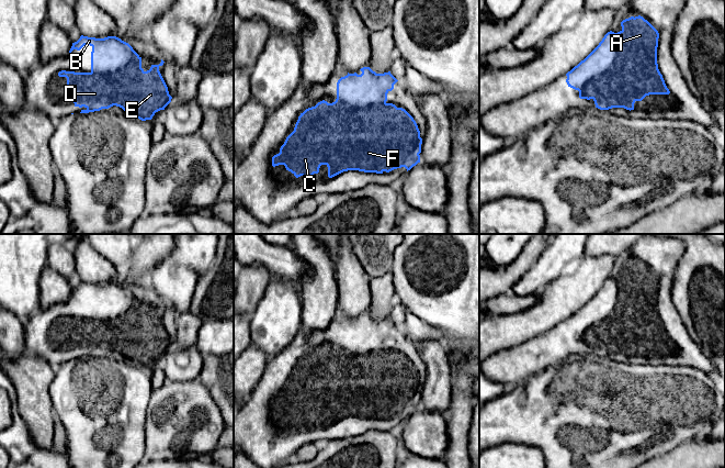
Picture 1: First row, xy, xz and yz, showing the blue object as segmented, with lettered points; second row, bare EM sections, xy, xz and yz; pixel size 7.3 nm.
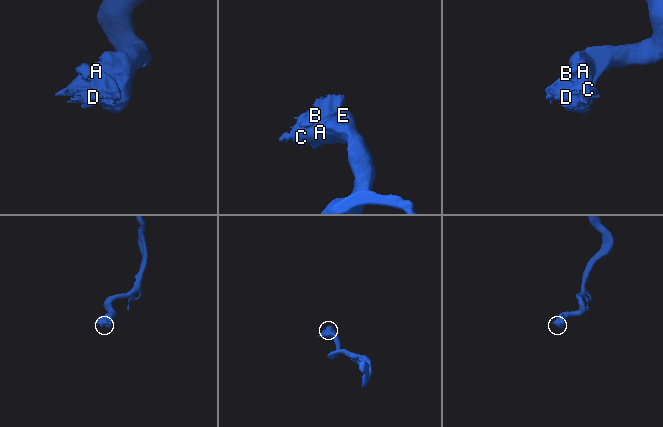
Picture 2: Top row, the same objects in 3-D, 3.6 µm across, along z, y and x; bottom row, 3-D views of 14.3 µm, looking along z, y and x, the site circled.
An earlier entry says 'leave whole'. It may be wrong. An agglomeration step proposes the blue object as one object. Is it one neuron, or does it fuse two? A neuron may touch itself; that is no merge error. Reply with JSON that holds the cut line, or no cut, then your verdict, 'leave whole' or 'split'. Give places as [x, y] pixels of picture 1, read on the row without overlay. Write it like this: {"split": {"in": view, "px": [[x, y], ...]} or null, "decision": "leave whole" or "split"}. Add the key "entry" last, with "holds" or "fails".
{"split": null, "decision": "leave whole", "entry": "holds"}

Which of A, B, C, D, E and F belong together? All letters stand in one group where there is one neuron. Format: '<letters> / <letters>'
A B C D E F

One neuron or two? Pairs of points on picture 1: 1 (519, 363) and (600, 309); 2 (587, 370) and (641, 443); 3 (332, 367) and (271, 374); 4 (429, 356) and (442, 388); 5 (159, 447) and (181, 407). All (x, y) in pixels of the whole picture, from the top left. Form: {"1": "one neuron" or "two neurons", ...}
{"1": "one neuron", "2": "one neuron", "3": "one neuron", "4": "one neuron", "5": "one neuron"}

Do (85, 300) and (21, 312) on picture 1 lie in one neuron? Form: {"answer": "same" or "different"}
{"answer": "different"}

